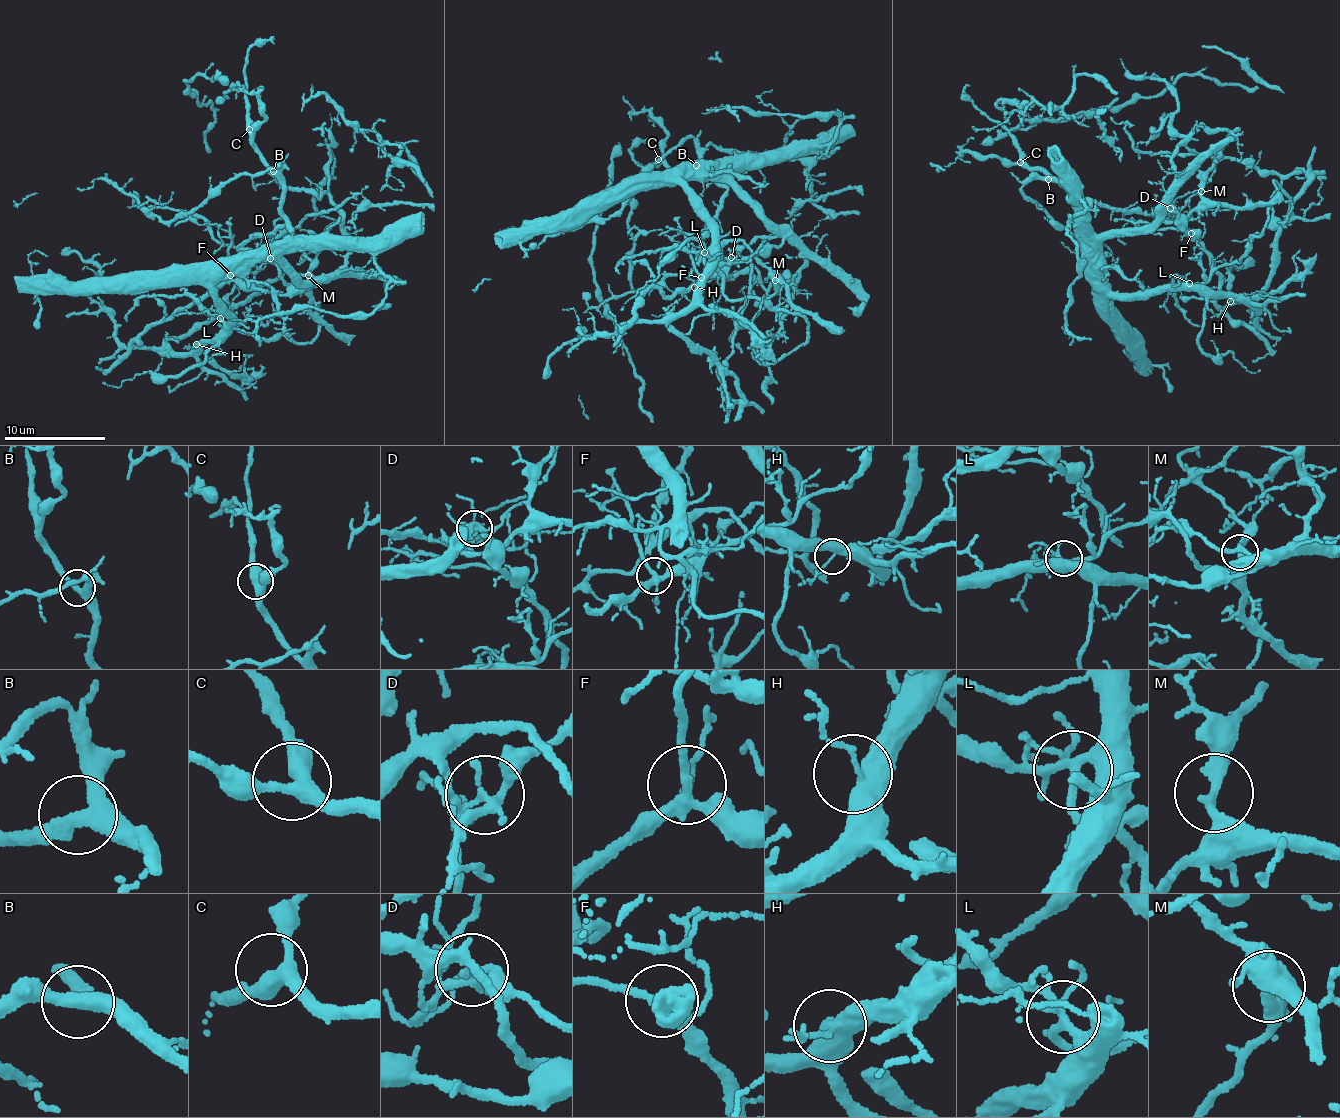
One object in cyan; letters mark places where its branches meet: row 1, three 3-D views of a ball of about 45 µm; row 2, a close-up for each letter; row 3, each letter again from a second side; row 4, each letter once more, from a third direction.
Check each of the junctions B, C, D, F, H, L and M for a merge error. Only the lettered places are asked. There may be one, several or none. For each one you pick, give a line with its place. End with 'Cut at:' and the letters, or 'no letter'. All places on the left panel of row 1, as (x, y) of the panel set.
D: place (270, 258)
M: place (308, 275)
Cut at: D, M

